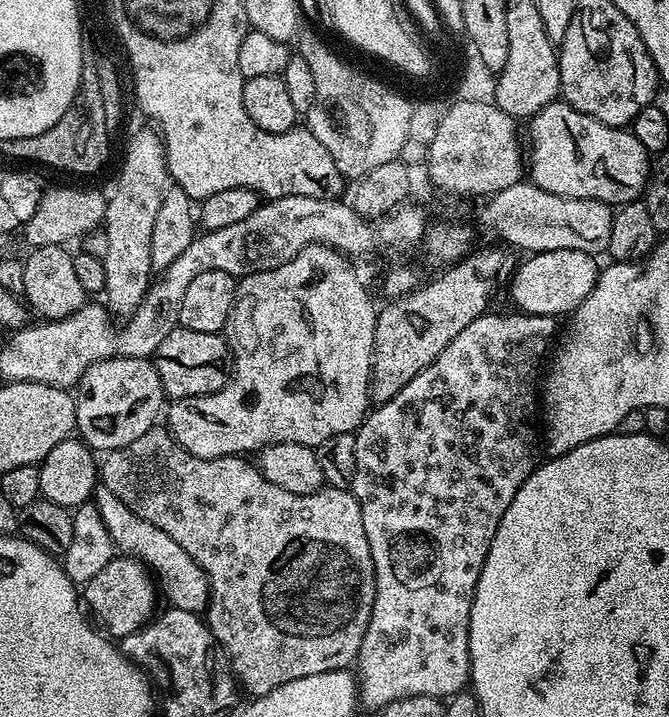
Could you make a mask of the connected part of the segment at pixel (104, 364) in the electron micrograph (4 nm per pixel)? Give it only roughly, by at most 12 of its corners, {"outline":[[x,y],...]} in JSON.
{"outline":[[151,359],[94,362],[75,389],[93,453],[130,446],[161,419]]}

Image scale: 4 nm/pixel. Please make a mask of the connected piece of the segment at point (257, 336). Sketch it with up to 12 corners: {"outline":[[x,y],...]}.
{"outline":[[336,248],[239,277],[227,386],[166,427],[217,460],[370,411],[378,308]]}

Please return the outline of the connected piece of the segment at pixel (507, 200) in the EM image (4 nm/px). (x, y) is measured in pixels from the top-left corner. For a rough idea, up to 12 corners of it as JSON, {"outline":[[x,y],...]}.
{"outline":[[531,182],[495,192],[481,222],[524,254],[610,242],[613,209]]}

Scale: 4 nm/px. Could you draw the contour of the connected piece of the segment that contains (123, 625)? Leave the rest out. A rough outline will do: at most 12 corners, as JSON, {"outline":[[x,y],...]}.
{"outline":[[136,557],[113,558],[82,588],[112,638],[152,620],[158,584]]}

